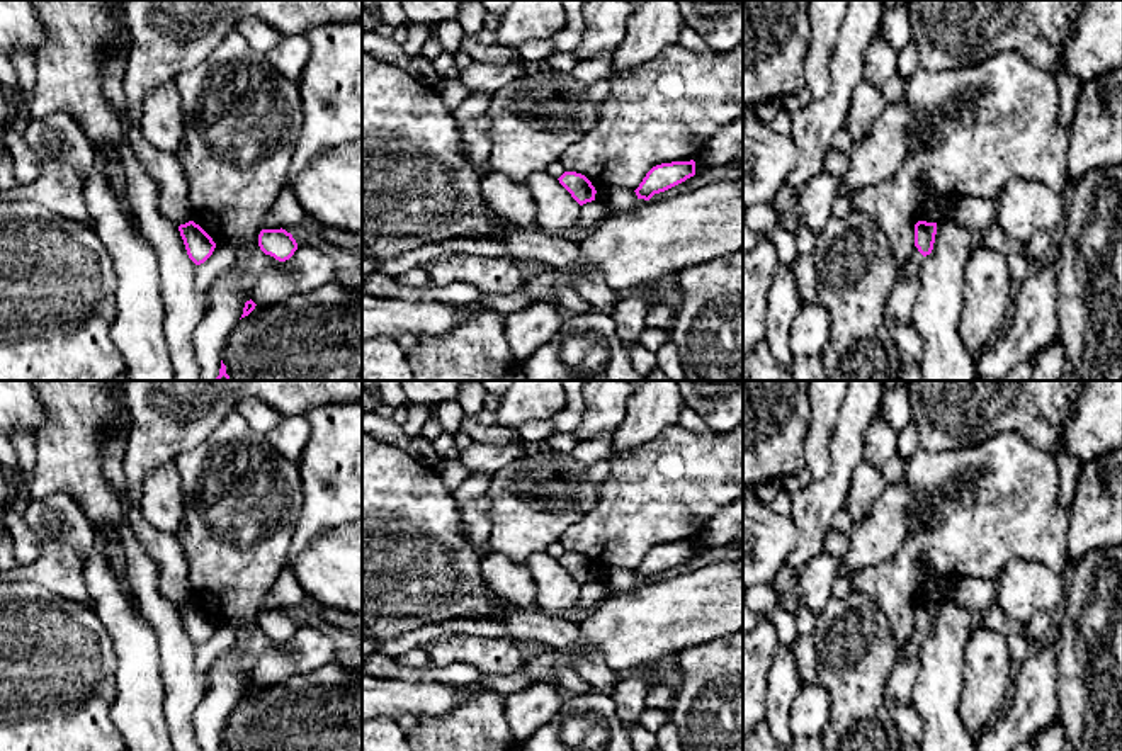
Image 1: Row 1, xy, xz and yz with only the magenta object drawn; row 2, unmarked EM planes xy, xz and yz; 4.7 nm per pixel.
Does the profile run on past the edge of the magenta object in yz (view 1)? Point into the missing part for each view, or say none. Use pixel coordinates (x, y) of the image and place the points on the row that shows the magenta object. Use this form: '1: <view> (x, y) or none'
1: none

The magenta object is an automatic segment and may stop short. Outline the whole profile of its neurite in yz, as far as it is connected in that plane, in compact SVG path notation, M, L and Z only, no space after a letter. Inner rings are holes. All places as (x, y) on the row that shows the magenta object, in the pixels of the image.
M918 221L915 224L915 246L926 257L933 250L937 223Z

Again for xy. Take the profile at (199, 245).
M189 221L180 224L178 231L184 240L187 255L196 265L204 263L212 255L216 243L199 224Z

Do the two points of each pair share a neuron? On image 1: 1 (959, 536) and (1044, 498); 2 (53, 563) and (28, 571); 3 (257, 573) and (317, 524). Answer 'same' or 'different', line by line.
1: same
2: same
3: different

